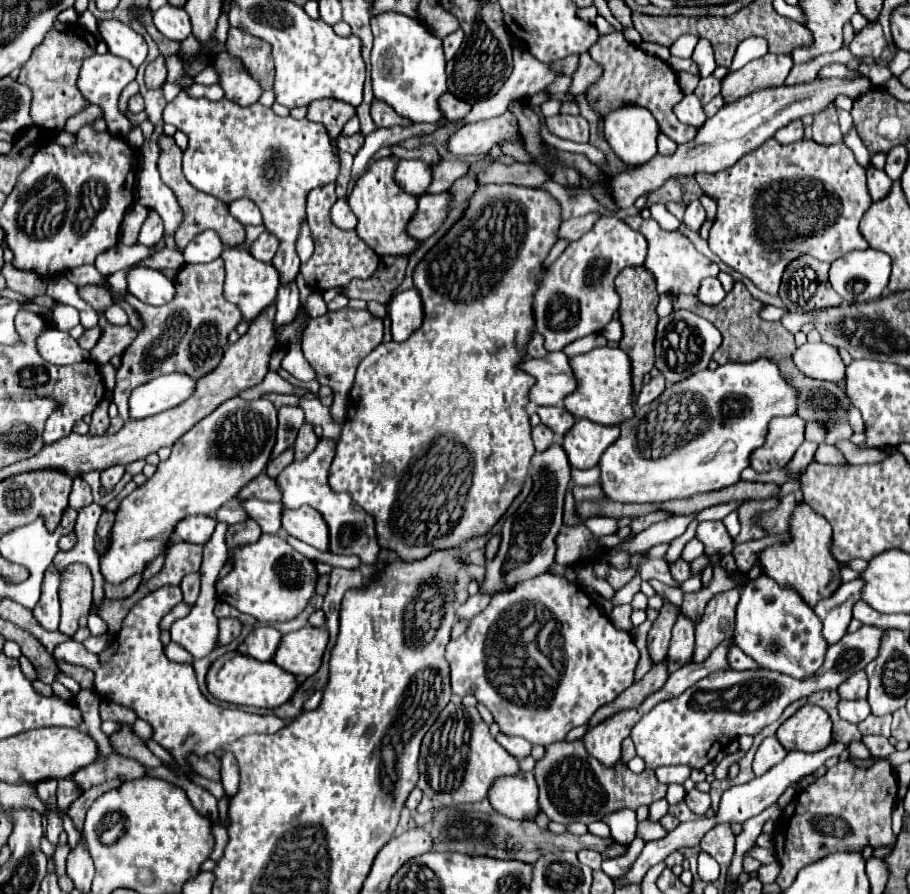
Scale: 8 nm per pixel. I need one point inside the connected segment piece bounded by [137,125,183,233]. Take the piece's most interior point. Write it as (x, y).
(151, 191)

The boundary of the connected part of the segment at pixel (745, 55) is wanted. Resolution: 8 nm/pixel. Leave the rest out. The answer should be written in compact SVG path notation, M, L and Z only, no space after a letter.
M749 37L737 47L731 69L741 69L745 63L749 63L757 57L763 57L767 51L769 51L769 47L767 47L767 41L763 37Z

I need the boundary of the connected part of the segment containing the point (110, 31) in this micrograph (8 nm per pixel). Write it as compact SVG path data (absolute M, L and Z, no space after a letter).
M117 19L111 21L99 21L99 33L109 47L109 51L117 57L125 57L131 61L133 67L139 67L147 57L147 43L145 39L131 29L127 23L121 23Z

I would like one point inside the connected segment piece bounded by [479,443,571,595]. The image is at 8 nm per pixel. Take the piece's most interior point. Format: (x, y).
(527, 548)

